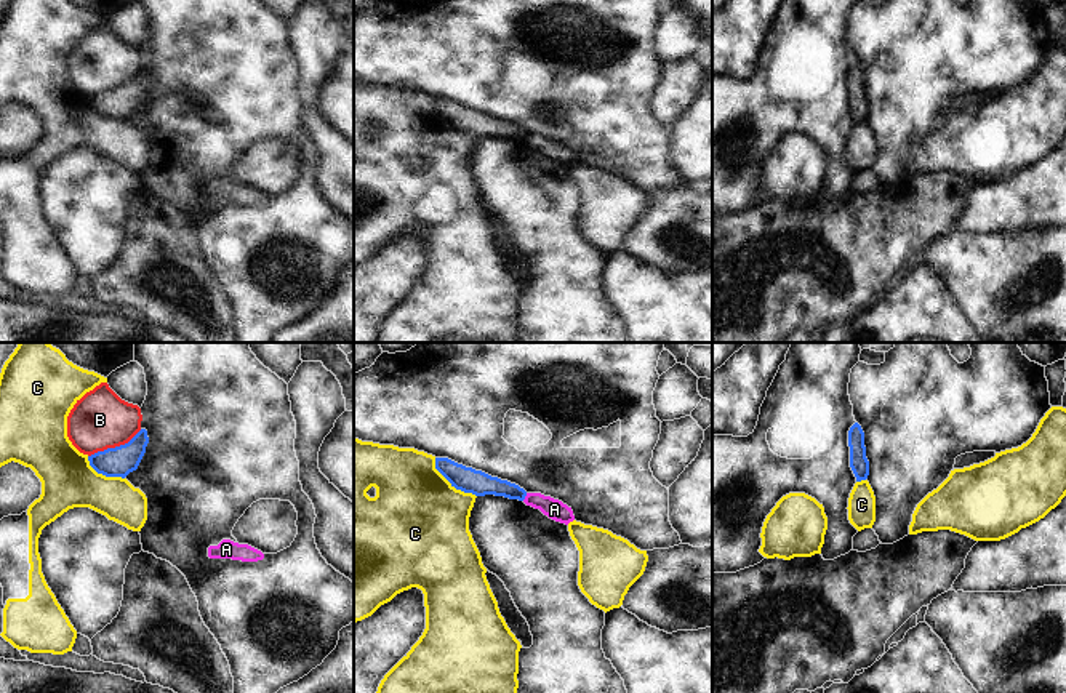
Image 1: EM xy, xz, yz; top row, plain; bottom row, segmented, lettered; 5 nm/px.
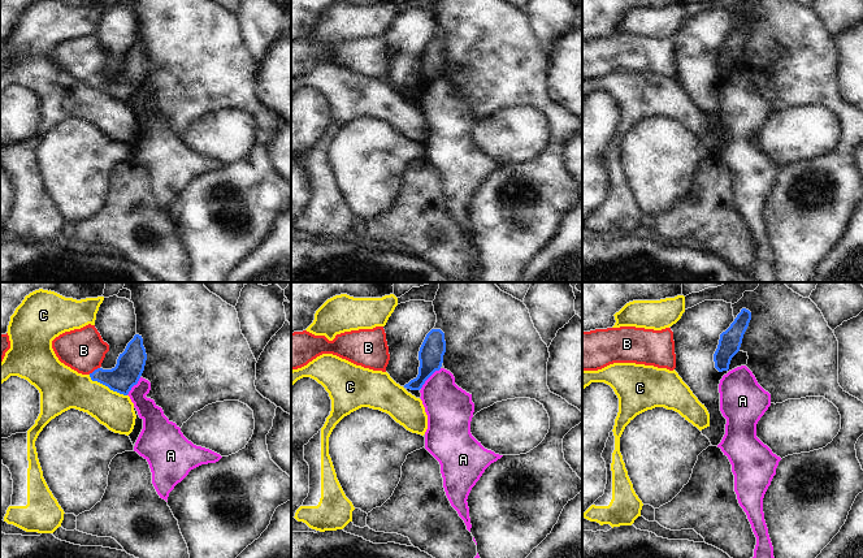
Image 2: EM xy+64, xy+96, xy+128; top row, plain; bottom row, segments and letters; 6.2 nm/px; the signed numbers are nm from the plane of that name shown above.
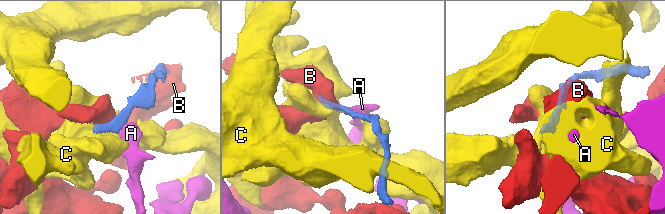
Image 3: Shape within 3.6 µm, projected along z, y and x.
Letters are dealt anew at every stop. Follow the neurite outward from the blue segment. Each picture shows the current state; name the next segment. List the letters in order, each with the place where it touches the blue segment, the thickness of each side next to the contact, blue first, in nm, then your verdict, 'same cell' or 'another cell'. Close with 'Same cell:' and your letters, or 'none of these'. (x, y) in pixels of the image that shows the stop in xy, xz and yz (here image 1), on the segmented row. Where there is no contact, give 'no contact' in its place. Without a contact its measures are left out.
A: xz (525, 495) | 120/100 nm | another cell
B: xy (116, 447) | 150/300 nm | another cell
C: xz (452, 484) | 130/480 nm | another cell
Same cell: none of these

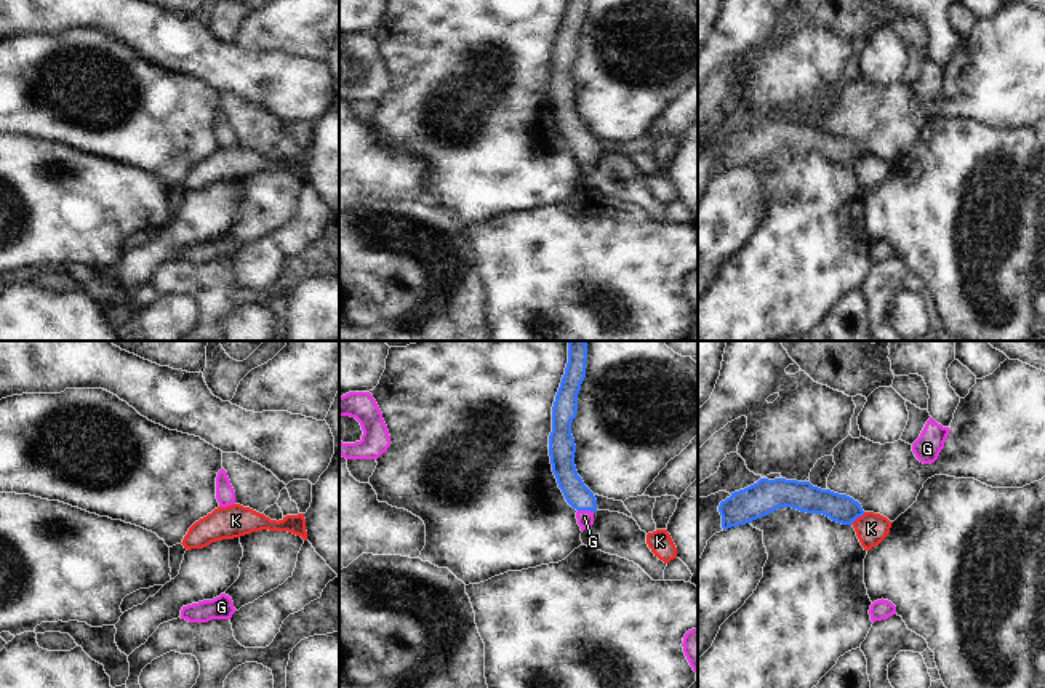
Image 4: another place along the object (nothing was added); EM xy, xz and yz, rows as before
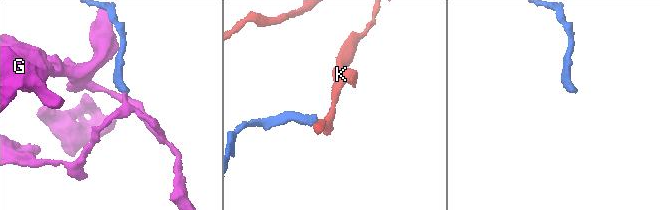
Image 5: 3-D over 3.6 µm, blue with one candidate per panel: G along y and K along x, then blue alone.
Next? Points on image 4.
G: xz (586, 509) | 120/80 nm | same cell
K: yz (858, 516) | 140/160 nm | another cell
Same cell: G

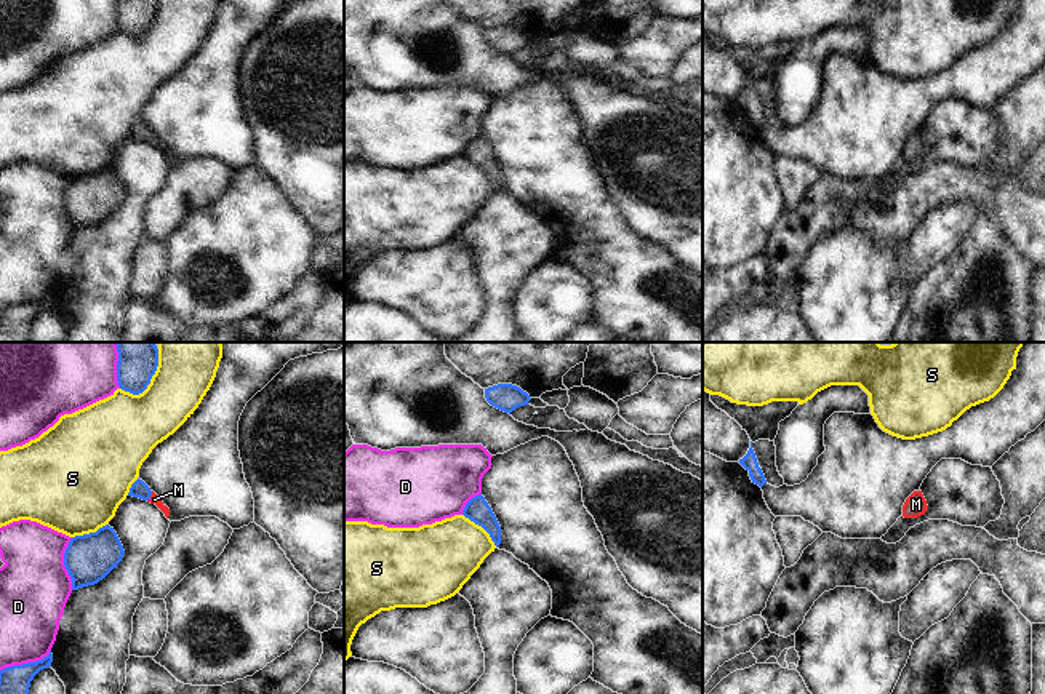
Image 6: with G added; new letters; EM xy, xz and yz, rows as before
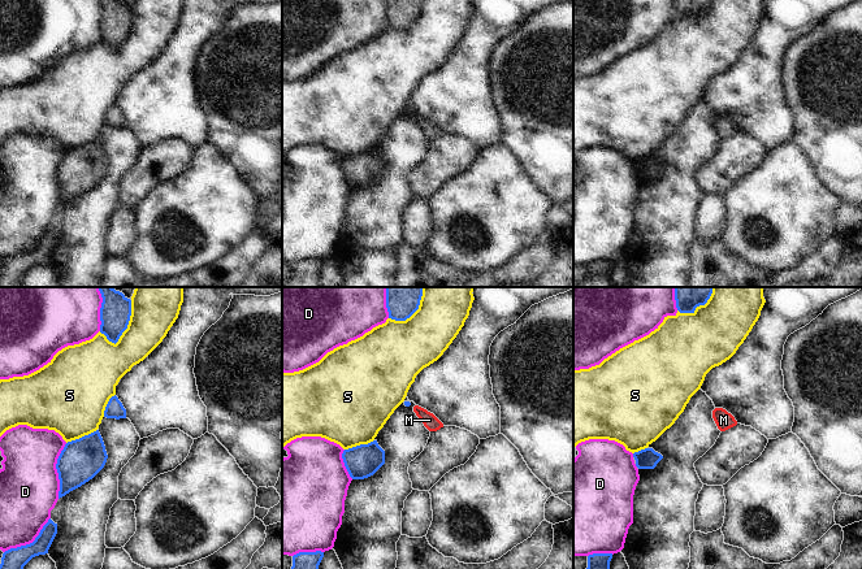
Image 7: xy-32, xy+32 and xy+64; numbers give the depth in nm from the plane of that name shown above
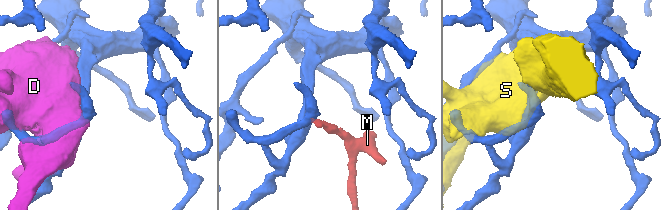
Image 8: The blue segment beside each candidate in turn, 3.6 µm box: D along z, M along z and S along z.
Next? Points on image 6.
D: xy (64, 563) | 240/360 nm | another cell
M: xy (151, 494) | 80/50 nm | same cell
S: xy (149, 381) | 200/320 nm | another cell
Same cell: M

